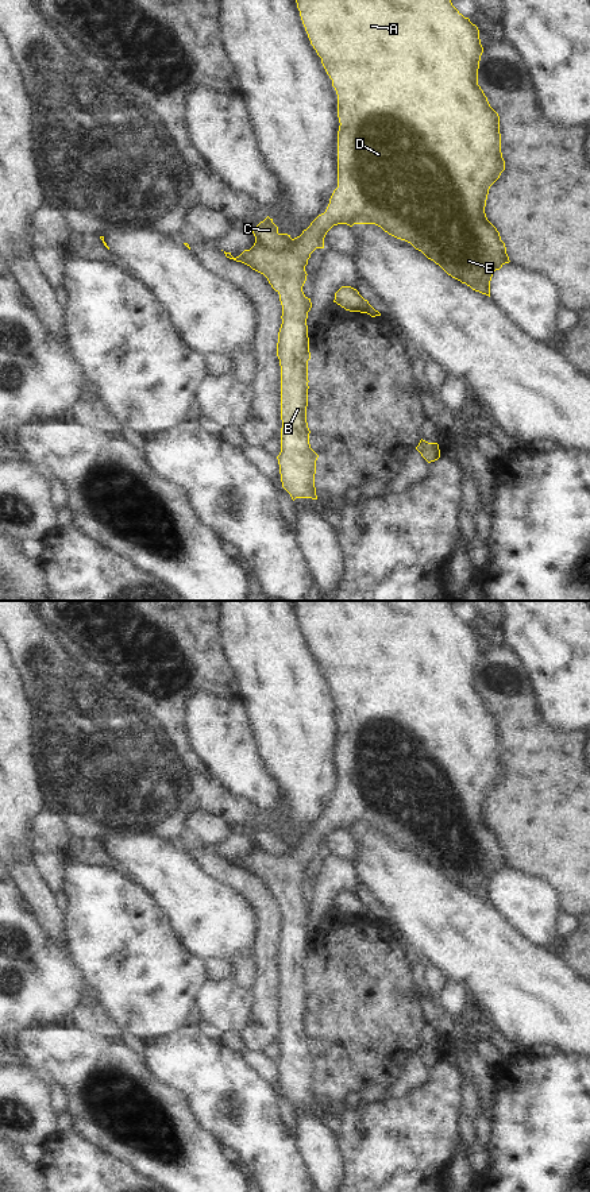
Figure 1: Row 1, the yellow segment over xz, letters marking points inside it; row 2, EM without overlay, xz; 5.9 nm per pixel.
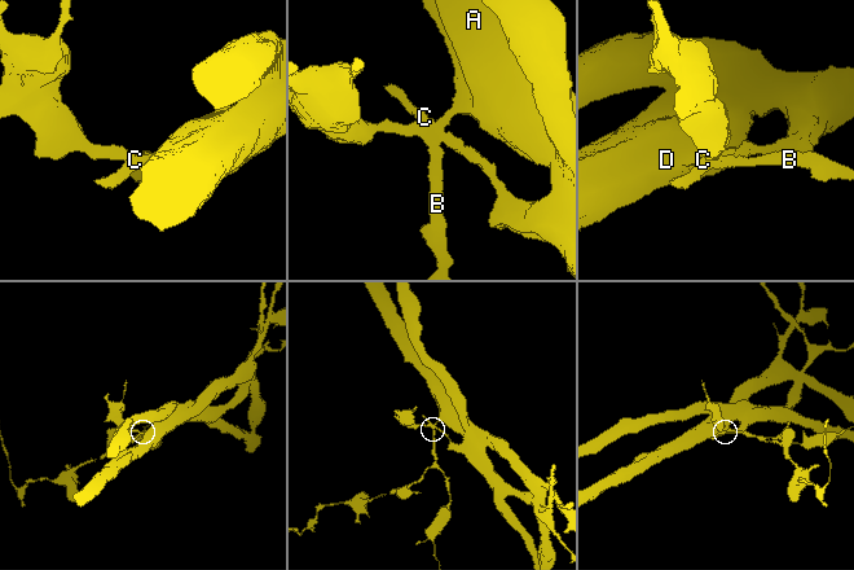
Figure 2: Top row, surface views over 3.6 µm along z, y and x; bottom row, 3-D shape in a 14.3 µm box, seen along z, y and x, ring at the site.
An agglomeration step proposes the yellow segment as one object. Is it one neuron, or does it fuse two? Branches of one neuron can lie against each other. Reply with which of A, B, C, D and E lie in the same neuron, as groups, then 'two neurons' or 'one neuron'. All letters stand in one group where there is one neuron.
A B D E / C | two neurons

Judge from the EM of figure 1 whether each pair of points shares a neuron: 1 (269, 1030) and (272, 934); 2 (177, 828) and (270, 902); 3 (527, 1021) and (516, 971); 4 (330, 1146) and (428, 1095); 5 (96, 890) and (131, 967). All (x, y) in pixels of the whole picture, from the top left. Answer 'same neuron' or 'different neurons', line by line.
1: same neuron
2: different neurons
3: same neuron
4: different neurons
5: same neuron

